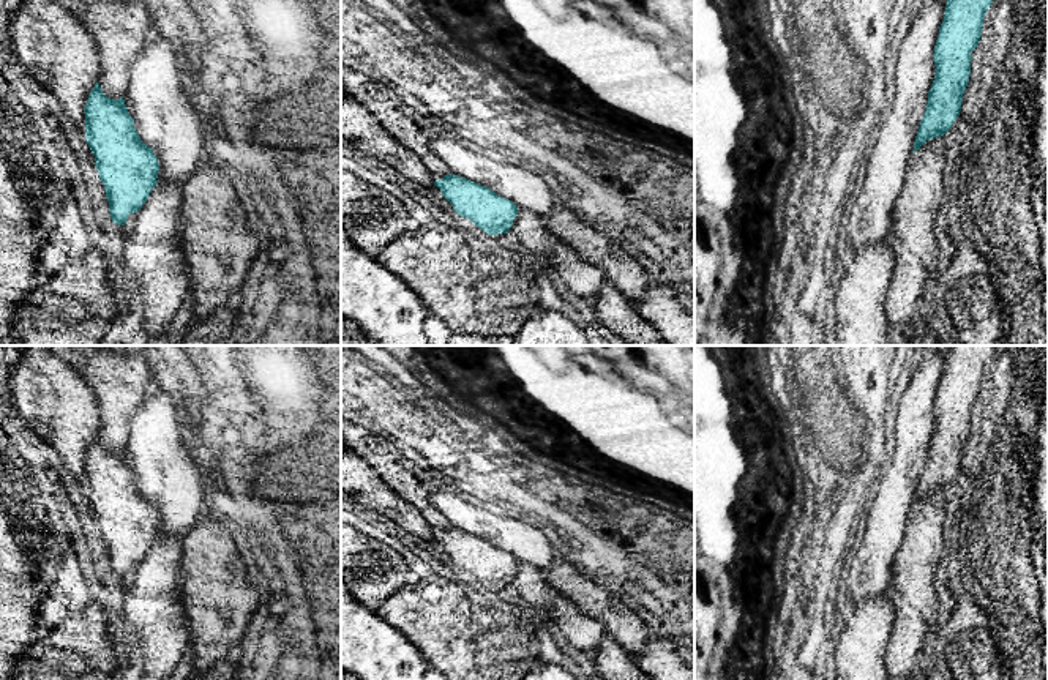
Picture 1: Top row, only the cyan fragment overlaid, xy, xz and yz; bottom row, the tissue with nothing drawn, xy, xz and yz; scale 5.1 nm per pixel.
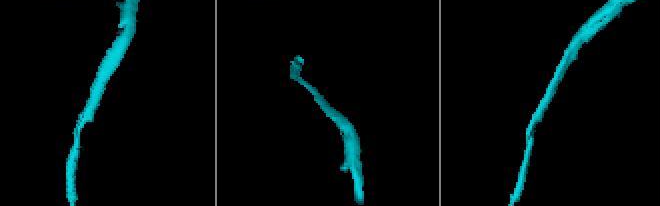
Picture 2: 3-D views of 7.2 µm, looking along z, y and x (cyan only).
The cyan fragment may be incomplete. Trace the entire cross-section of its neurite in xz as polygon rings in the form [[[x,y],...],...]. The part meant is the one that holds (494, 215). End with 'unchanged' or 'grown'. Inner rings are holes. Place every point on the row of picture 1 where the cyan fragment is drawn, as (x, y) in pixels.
[[[455,174],[436,180],[434,186],[459,216],[470,219],[488,235],[507,234],[518,216],[518,207],[511,200]]] | unchanged

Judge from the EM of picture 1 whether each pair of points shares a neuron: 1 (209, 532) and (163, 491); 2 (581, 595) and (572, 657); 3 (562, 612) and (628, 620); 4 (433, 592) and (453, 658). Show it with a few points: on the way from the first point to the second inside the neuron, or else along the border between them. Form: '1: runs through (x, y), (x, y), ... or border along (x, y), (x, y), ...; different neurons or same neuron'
1: border along (198, 518), (180, 538); different neurons
2: border along (550, 586), (597, 619), (606, 633); different neurons
3: border along (559, 592), (586, 614), (597, 619), (606, 633); different neurons
4: runs through (434, 608), (453, 628), (453, 642); same neuron

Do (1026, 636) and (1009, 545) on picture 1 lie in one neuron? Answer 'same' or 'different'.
same

